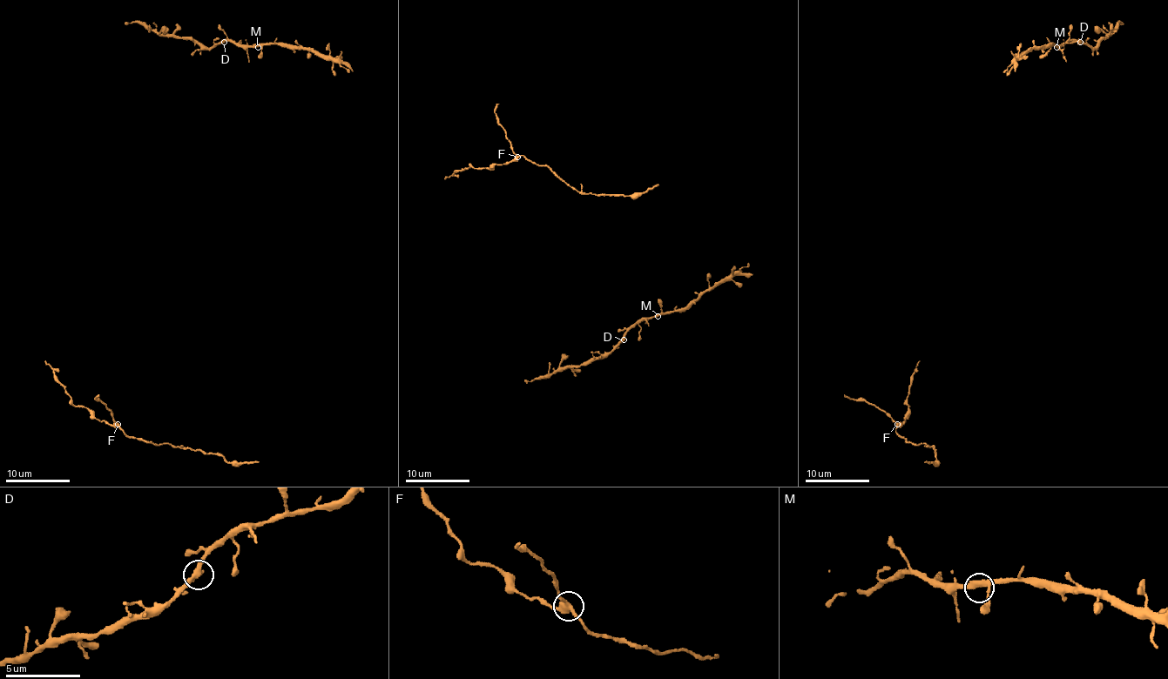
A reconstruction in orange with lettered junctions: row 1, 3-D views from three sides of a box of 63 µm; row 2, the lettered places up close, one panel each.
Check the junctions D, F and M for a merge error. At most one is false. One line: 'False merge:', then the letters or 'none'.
False merge: F

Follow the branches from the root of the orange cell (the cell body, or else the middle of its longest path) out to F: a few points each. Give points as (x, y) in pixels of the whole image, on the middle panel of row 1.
F: (446, 178), (469, 167), (491, 169), (496, 164), (507, 164), (516, 157)

